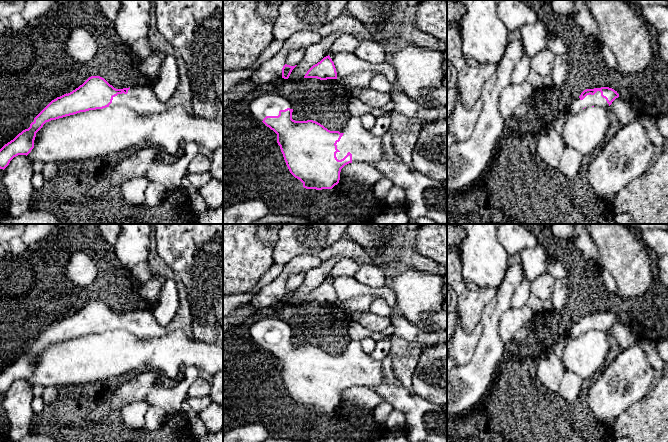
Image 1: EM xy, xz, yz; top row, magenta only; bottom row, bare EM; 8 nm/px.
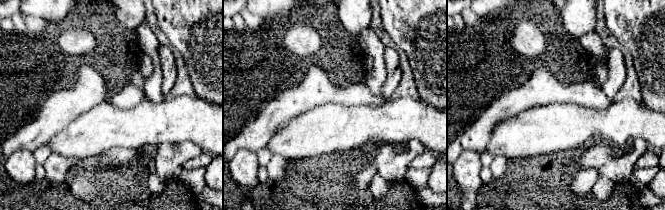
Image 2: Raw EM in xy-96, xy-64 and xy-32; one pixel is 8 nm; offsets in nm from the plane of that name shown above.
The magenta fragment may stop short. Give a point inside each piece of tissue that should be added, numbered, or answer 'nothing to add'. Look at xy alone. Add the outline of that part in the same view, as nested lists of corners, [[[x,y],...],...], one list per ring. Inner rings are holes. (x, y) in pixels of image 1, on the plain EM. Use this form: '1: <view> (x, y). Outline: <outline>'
1: xy (141, 322). Outline: [[[148,309],[130,311],[127,318],[118,318],[113,321],[109,331],[127,331],[139,337],[159,337],[166,334]]]

